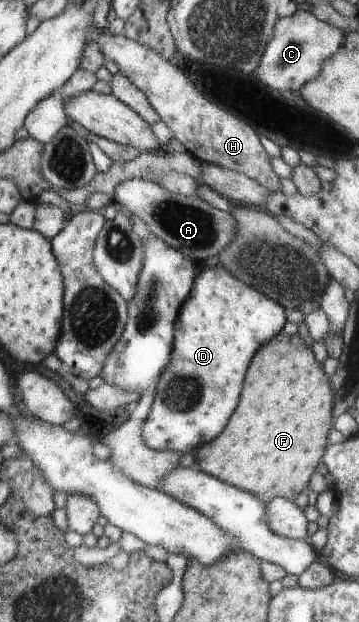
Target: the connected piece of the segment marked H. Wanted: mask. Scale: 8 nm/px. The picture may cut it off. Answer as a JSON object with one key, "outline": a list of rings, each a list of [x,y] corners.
{"outline":[[[97,27],[89,33],[89,43],[97,43],[101,55],[105,55],[106,60],[115,61],[119,72],[143,91],[160,119],[173,131],[175,139],[193,157],[247,175],[273,192],[279,191],[279,176],[271,167],[270,156],[261,145],[259,134],[245,121],[211,103],[185,76],[178,60],[170,62],[154,49],[127,39],[124,34],[111,35],[107,29],[98,32]]]}

